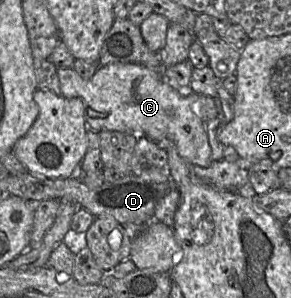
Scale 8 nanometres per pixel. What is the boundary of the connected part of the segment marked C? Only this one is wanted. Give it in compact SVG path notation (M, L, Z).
M111 63L100 65L90 79L83 79L72 68L59 68L57 75L60 82L61 94L65 98L80 98L85 105L85 120L88 129L94 131L119 131L133 135L144 135L159 142L171 140L174 142L179 155L190 166L209 167L212 160L212 151L207 138L206 124L197 115L197 100L199 94L191 88L179 92L173 88L159 71L151 70L135 63Z

